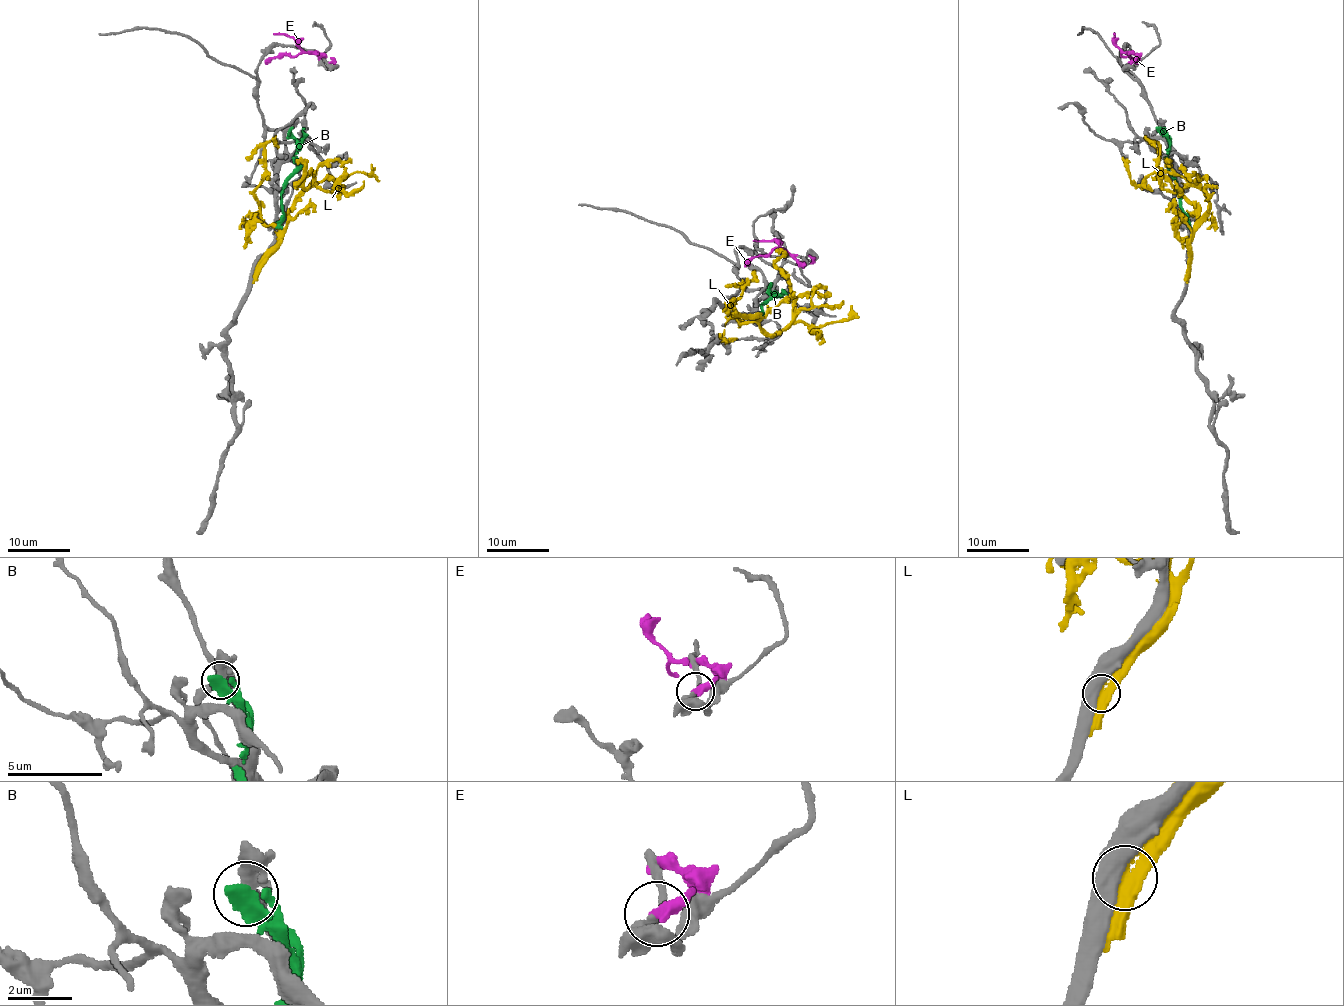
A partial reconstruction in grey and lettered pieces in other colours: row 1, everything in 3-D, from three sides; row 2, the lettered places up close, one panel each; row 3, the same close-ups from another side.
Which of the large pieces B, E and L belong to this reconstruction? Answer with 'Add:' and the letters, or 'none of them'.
Add: none of them

